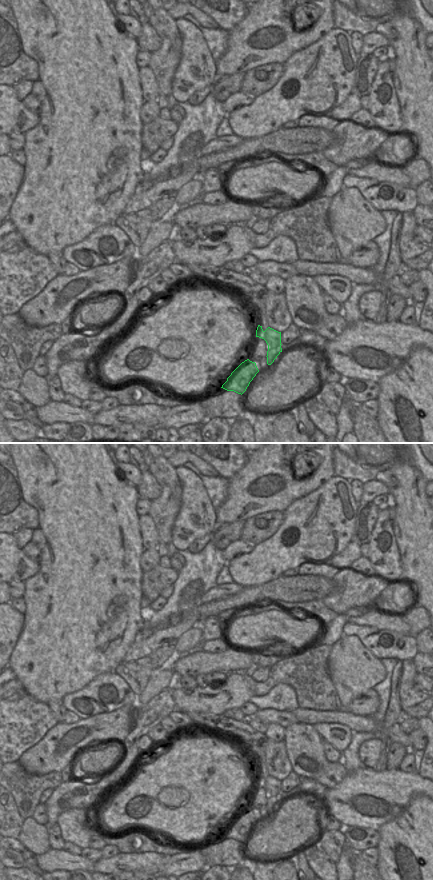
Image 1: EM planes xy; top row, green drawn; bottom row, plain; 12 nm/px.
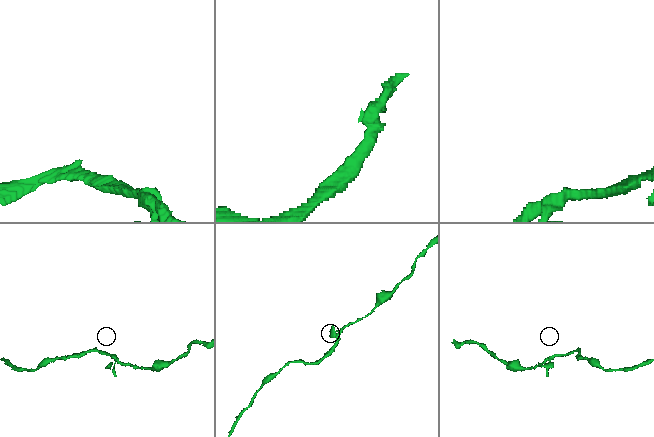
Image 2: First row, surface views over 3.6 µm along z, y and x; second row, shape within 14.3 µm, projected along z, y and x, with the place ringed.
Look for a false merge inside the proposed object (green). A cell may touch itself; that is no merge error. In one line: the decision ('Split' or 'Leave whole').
Split

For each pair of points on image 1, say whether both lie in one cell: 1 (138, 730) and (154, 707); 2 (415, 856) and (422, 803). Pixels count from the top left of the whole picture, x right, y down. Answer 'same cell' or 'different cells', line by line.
1: same cell
2: same cell

